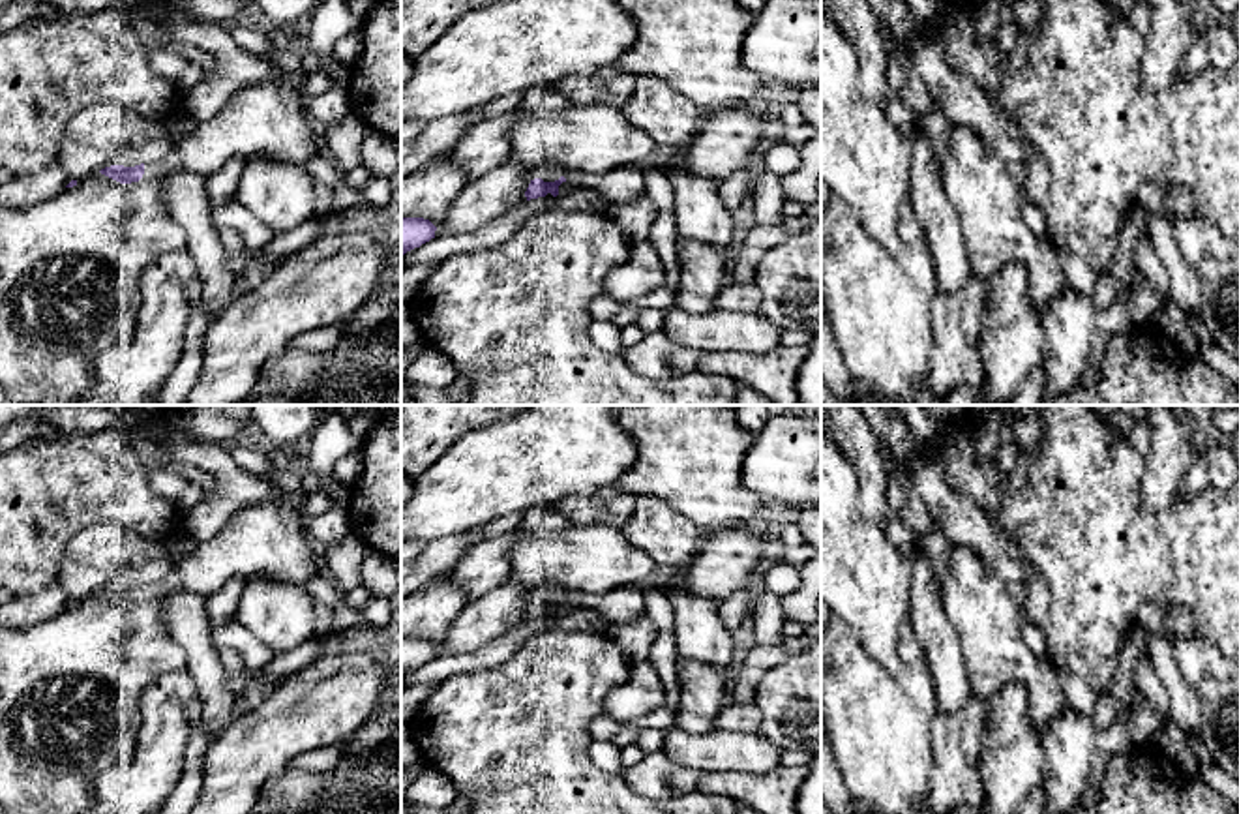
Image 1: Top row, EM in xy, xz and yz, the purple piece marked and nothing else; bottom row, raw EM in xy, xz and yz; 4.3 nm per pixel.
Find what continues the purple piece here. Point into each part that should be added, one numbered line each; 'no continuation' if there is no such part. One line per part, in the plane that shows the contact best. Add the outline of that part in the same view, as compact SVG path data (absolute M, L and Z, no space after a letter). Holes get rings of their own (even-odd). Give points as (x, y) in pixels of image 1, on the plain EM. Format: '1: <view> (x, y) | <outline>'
1: xz (617, 606) | M667 572L667 574L662 574L658 580L654 580L652 583L647 583L647 585L641 585L641 587L637 587L637 585L628 585L628 587L624 587L624 589L620 589L620 591L609 591L609 593L572 593L572 595L566 595L564 598L564 602L559 606L559 615L564 615L564 613L570 613L572 610L575 610L575 608L590 608L590 610L596 610L598 613L602 613L604 615L604 619L607 621L607 623L628 623L628 621L635 621L635 619L639 619L641 615L645 615L645 589L649 587L649 585L658 585L660 589L664 589L664 585L662 585L662 578L671 578L673 576L673 572ZM557 615L557 617L559 617Z

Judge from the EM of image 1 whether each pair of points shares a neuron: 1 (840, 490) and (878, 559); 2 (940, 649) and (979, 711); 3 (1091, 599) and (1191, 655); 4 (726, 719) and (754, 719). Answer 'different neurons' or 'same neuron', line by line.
1: same neuron
2: different neurons
3: different neurons
4: same neuron

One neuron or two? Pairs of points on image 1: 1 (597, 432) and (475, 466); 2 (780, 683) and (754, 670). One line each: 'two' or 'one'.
1: one
2: two

